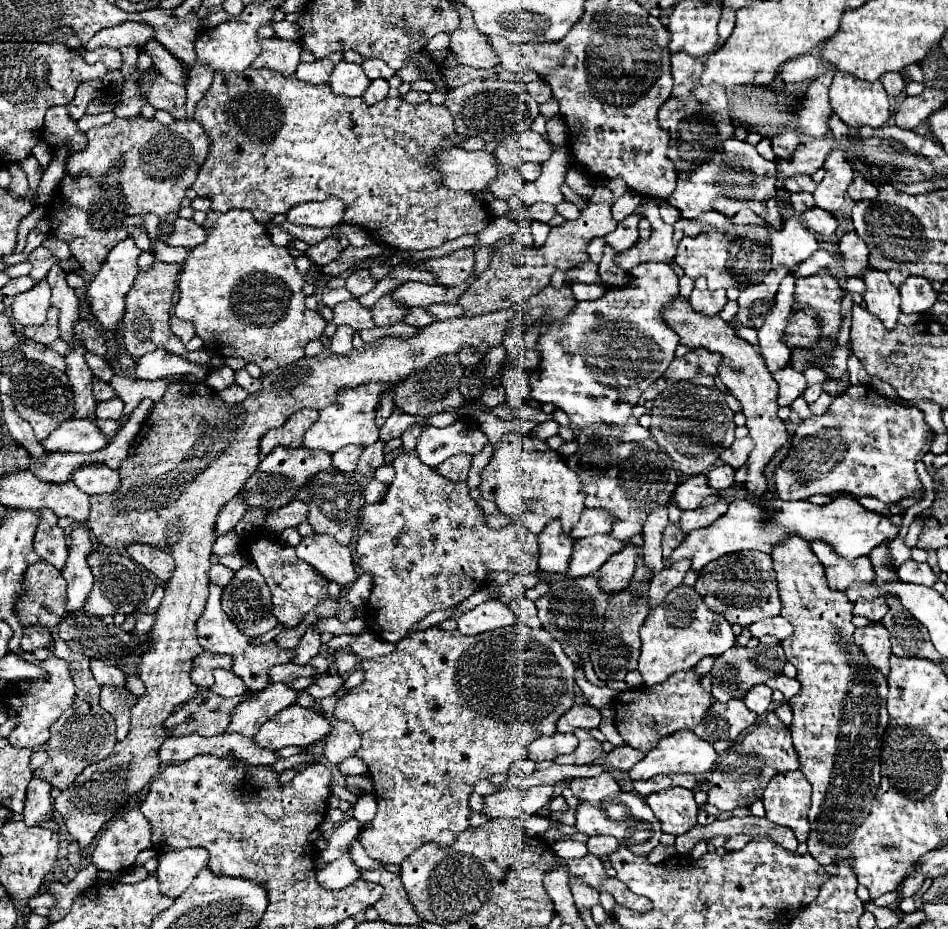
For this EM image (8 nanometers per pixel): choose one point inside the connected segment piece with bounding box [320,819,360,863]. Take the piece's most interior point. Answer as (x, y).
(338, 843)

